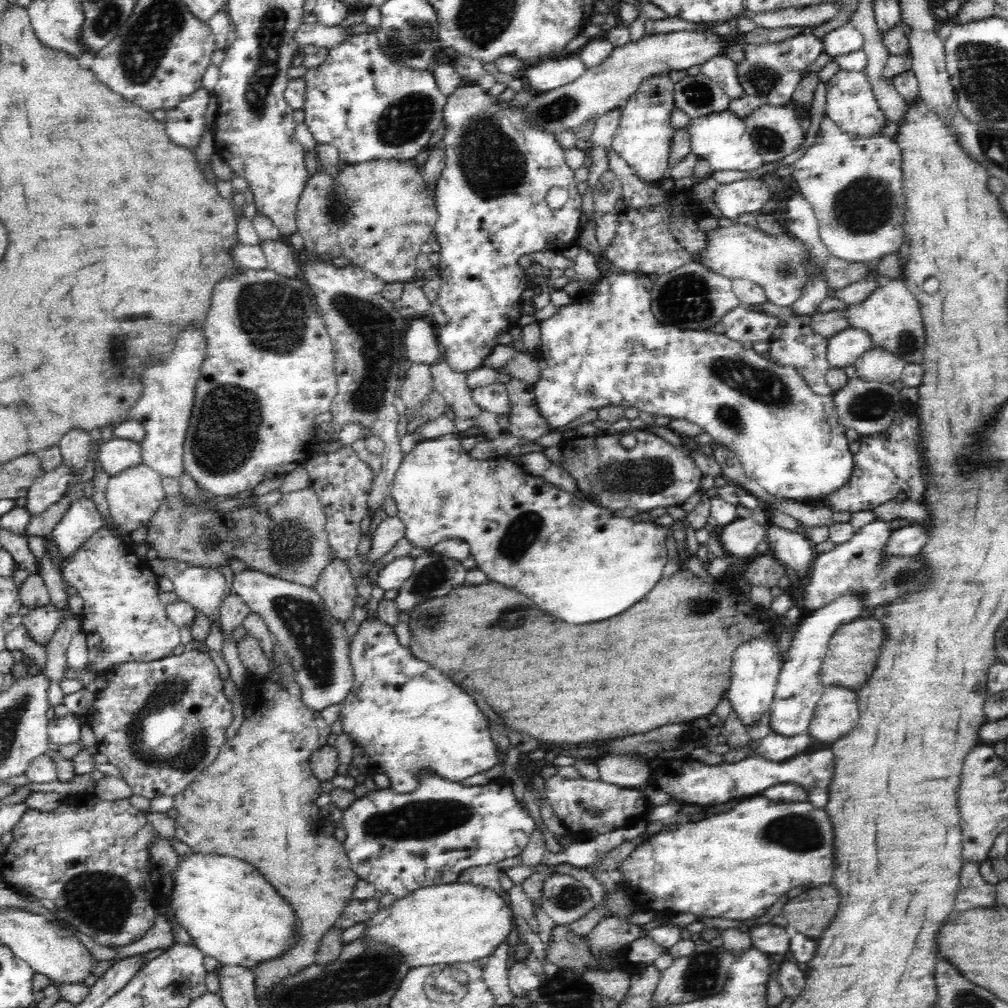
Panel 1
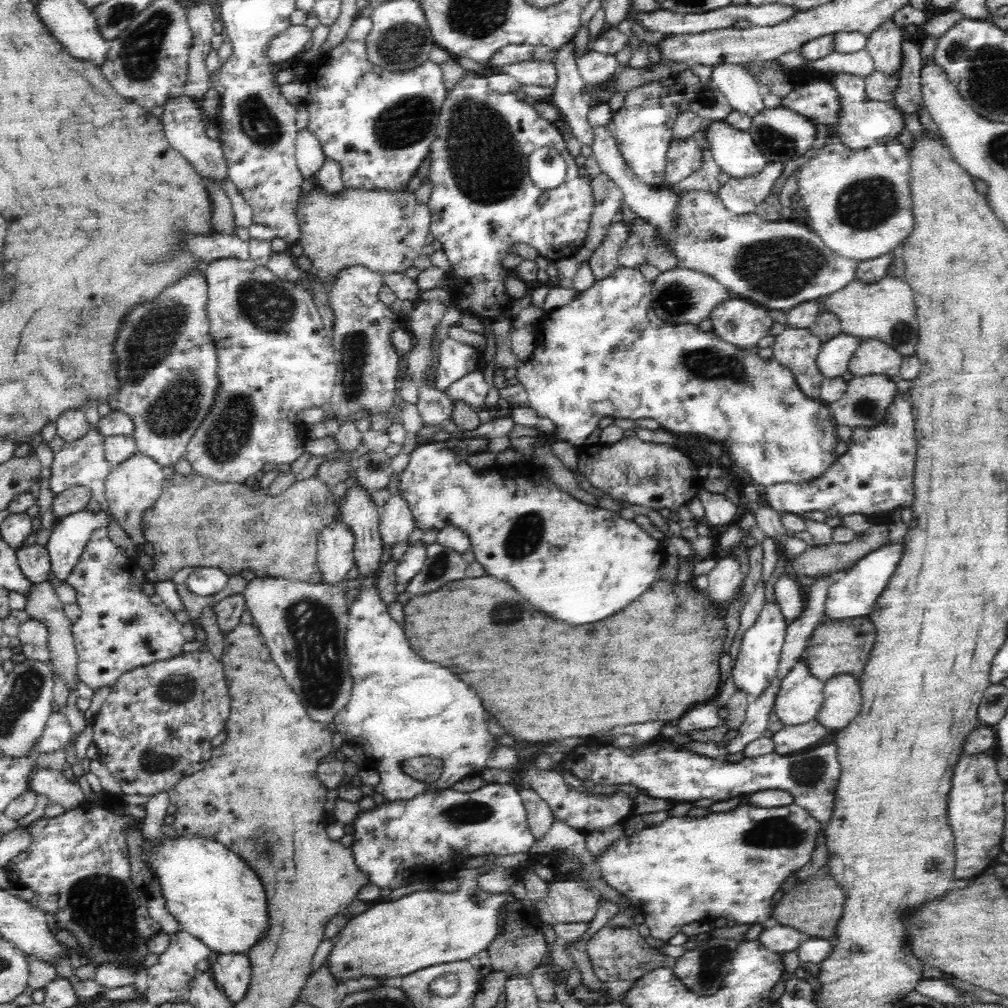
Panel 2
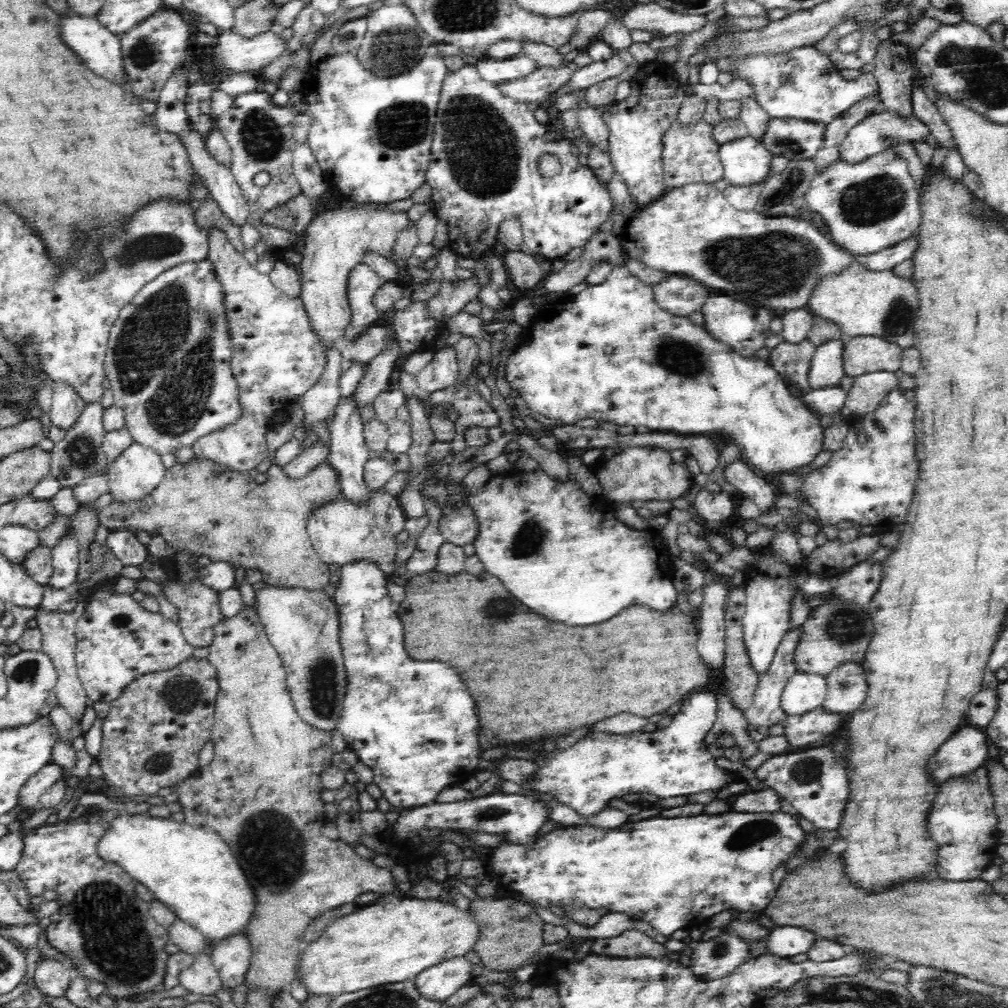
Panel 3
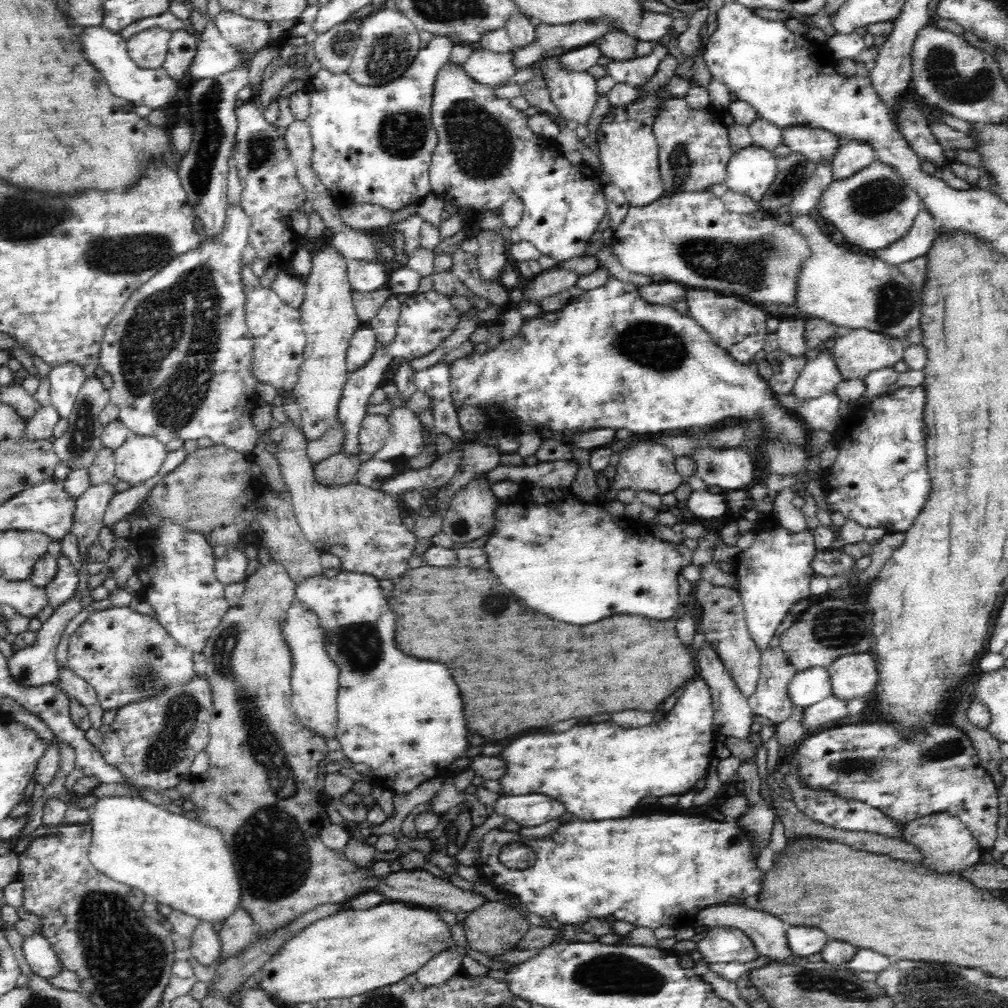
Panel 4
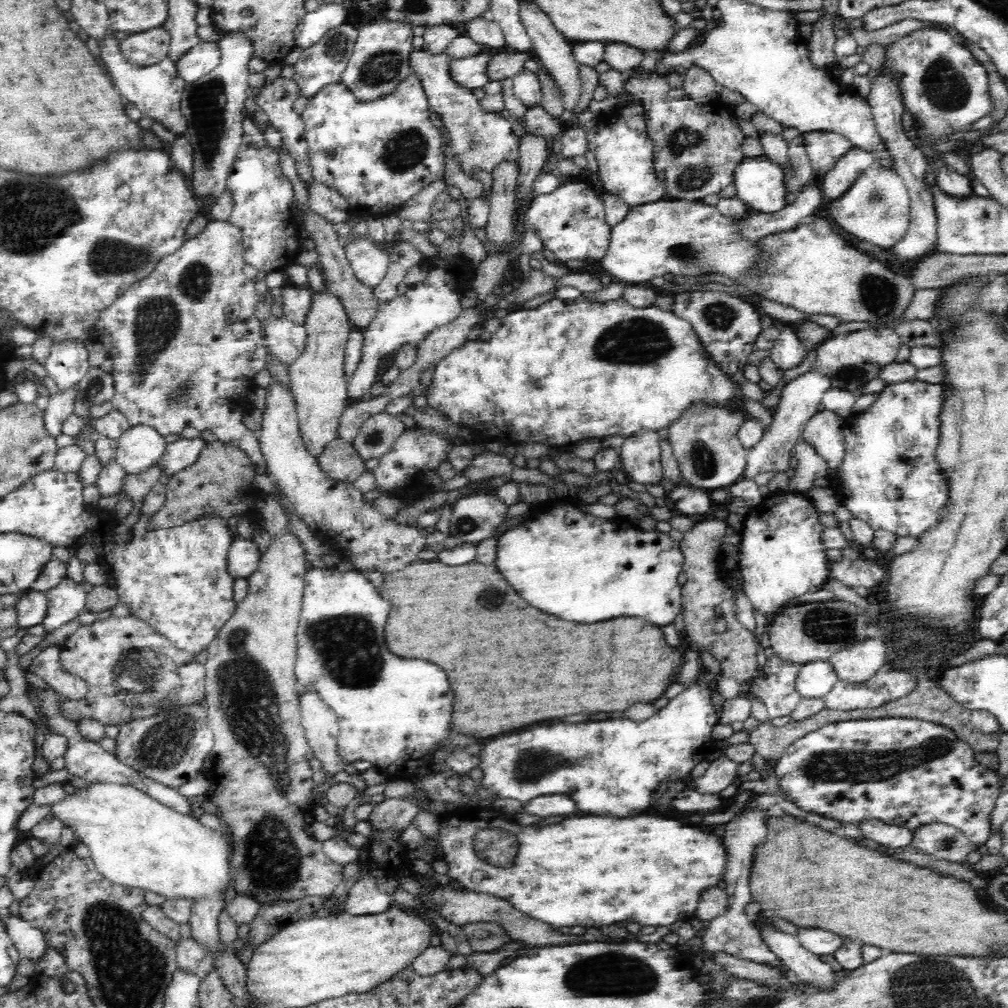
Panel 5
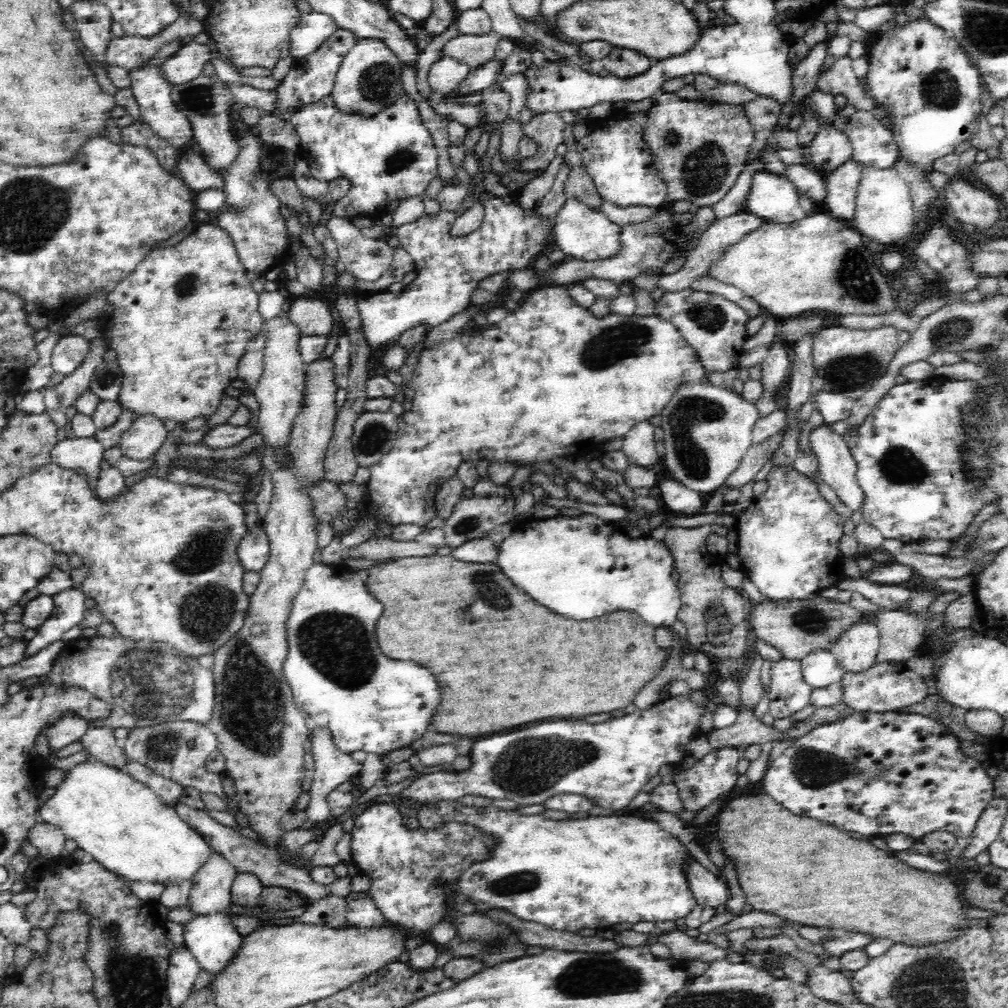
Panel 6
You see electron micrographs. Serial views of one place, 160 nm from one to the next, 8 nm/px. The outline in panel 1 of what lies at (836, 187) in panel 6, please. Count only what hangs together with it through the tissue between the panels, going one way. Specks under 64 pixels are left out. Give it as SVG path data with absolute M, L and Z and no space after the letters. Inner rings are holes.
M840 69L827 84L826 117L830 118L845 134L860 139L880 136L887 127L888 118L875 99L874 89L862 71Z

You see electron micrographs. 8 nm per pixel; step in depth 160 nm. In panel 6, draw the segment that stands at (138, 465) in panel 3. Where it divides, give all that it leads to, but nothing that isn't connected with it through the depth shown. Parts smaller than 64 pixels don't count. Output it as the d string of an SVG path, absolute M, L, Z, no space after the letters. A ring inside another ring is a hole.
M145 413L138 416L121 436L121 454L132 460L148 460L162 446L168 431L158 416Z

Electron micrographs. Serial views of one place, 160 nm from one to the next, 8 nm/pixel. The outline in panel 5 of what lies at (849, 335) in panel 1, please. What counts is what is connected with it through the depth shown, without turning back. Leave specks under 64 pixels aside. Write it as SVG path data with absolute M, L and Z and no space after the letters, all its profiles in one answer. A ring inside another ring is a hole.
M810 370L783 386L782 397L778 405L773 409L772 422L770 422L768 430L765 430L762 438L748 449L742 478L753 479L758 474L770 472L770 470L782 472L788 470L790 452L792 452L794 445L801 440L805 423L818 410L818 404L821 403L823 395L829 388L828 378L825 378L822 374L817 374L816 370Z

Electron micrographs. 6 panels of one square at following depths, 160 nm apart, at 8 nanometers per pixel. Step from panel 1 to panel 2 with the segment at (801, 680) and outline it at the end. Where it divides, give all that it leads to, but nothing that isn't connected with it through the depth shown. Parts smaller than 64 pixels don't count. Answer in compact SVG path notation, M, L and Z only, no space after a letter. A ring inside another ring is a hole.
M888 541L878 550L871 552L861 558L849 569L841 572L841 574L831 583L828 584L829 590L825 603L824 614L827 614L829 620L840 620L846 617L869 617L876 600L886 589L886 585L894 572L897 561L900 560L901 543L892 543ZM802 661L783 678L773 711L783 725L802 725L811 722L822 706L825 682L818 680Z

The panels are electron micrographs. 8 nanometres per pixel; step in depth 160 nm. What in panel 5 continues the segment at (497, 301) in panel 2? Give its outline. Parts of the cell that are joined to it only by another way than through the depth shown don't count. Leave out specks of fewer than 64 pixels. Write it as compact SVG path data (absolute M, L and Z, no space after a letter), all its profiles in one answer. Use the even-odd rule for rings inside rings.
M411 49L409 66L416 75L420 86L428 97L429 109L438 114L442 125L448 131L448 148L442 146L446 160L458 163L462 173L474 180L476 170L484 170L491 175L498 164L505 161L519 162L521 138L514 133L513 118L504 118L498 112L485 112L480 105L480 99L472 93L471 88L457 86L449 78L449 61L451 58L444 52L436 54L426 49ZM580 175L570 178L566 184L562 182L554 193L533 193L526 211L519 214L518 222L522 232L531 228L539 234L544 249L554 253L560 265L568 260L600 262L611 243L612 226L606 223L604 203L591 182Z

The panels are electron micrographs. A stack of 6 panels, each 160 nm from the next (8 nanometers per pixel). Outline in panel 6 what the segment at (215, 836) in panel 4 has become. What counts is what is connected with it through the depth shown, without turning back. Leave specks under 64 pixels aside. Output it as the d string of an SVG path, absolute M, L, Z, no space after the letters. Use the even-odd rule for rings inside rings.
M102 762L74 766L56 794L37 808L42 822L59 826L109 872L140 882L192 880L211 846L146 784Z

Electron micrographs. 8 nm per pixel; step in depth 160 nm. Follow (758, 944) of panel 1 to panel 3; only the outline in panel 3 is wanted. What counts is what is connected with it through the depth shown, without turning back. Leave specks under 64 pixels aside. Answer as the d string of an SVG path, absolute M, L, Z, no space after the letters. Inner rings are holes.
M775 925L769 932L766 948L778 957L790 958L805 953L818 937L805 928L798 926Z

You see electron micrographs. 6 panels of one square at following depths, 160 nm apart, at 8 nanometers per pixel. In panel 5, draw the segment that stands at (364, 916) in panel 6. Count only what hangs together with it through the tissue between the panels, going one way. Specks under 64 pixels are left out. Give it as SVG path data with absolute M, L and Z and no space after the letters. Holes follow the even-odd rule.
M369 872L348 890L345 911L354 916L375 915L383 913L391 904L391 896L378 889Z

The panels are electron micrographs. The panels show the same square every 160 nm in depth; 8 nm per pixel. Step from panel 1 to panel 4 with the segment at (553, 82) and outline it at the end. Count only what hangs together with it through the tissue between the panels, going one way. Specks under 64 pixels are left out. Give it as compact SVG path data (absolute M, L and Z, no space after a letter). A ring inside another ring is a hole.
M476 47L461 66L470 79L496 88L506 84L508 79L516 74L516 65L512 60L514 60L514 52L490 52Z

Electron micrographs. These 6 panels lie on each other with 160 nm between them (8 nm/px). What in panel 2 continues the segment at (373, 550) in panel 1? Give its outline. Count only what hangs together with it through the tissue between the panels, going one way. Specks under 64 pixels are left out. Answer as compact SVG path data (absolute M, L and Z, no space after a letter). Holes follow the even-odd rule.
M401 494L390 496L384 506L379 508L379 519L384 552L406 540L415 527L410 507ZM255 577L247 582L242 592L246 607L253 617L252 624L260 630L285 681L298 695L306 714L325 727L332 723L339 710L346 706L353 686L345 647L348 625L348 602L345 594L348 589L353 588L357 588L356 579L330 586L323 582L312 584L276 577Z

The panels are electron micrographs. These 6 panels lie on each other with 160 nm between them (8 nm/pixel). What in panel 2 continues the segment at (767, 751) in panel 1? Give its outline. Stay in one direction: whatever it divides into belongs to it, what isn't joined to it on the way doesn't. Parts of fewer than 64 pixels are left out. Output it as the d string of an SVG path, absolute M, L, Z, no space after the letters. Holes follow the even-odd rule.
M813 719L802 725L784 725L771 739L774 741L773 751L782 756L812 749L830 730Z

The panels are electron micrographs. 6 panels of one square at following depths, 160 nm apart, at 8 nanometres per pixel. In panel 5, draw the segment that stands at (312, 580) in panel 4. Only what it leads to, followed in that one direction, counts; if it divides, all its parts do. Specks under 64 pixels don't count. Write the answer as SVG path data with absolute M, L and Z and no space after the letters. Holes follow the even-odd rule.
M326 567L324 569L312 568L305 574L305 588L303 592L303 600L301 603L301 614L299 626L297 629L298 644L298 662L296 662L296 676L298 676L298 686L306 688L317 694L321 702L325 706L332 709L336 714L338 723L337 734L337 751L341 760L347 763L356 762L356 760L364 760L371 762L373 767L380 770L389 777L392 774L398 774L405 770L410 773L404 780L415 780L416 770L422 770L422 767L430 766L432 763L431 753L436 746L440 746L442 742L450 740L456 736L451 730L448 730L448 716L452 716L452 688L448 688L448 678L444 676L444 670L432 662L426 660L406 660L406 658L398 658L396 654L388 652L388 646L384 644L384 624L388 620L388 602L382 598L379 590L364 576L361 571L351 568L348 571L340 571L337 567Z

